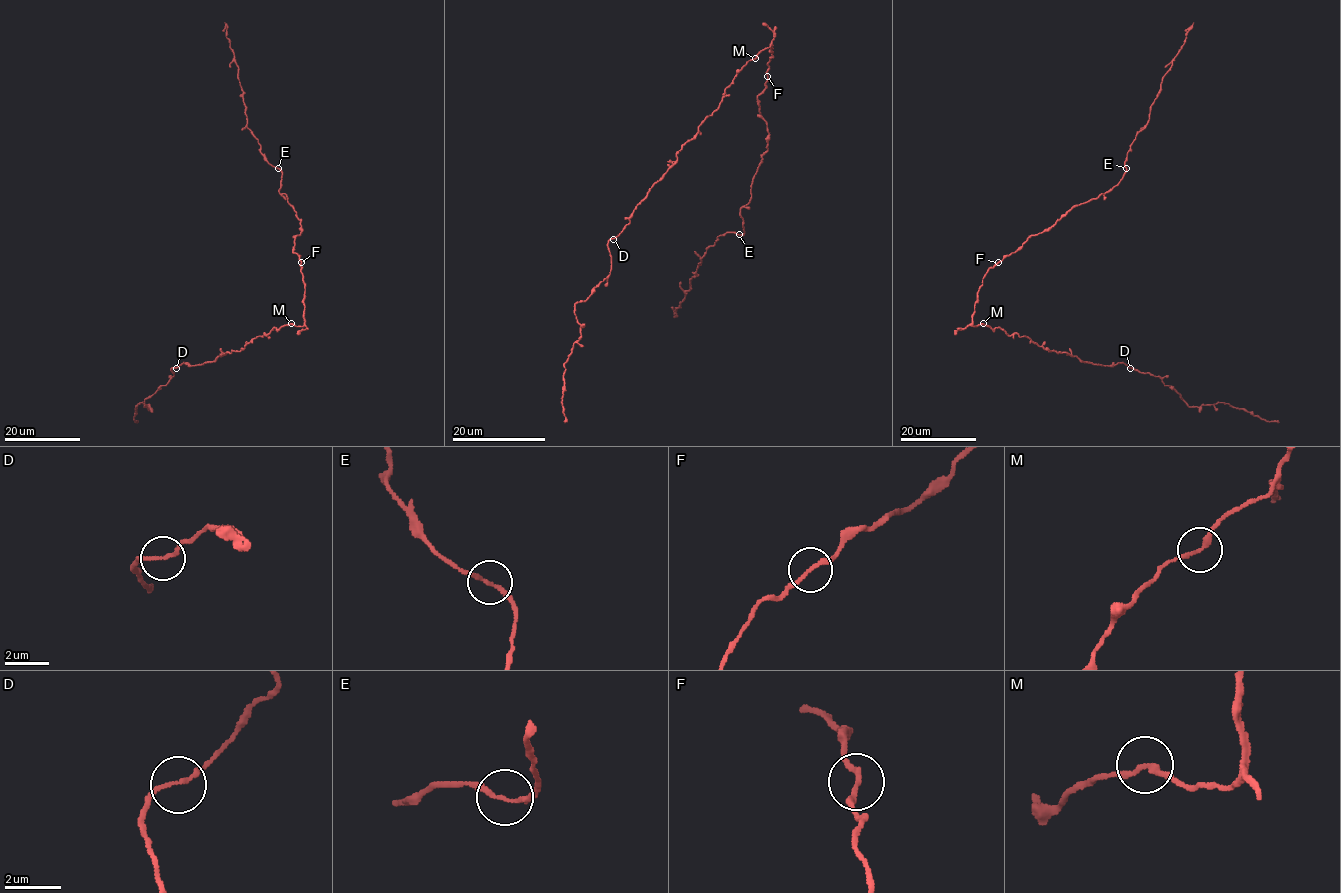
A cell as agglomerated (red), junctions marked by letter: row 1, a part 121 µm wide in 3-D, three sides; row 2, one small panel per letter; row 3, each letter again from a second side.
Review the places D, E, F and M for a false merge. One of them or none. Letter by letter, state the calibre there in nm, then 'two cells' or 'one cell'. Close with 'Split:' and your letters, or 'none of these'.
D: 150 nm thick; one cell
E: 160 nm thick; one cell
F: 170 nm thick; one cell
M: 190 nm thick; one cell
Split: none of these

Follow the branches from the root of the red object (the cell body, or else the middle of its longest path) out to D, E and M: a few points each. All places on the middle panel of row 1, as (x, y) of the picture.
D: (771, 46), (742, 68), (724, 90), (720, 105), (682, 146), (676, 161), (613, 239)
E: (771, 46), (768, 81), (757, 97), (768, 150), (754, 177), (751, 198), (741, 209), (744, 232), (738, 234)
M: (771, 46), (755, 58)

